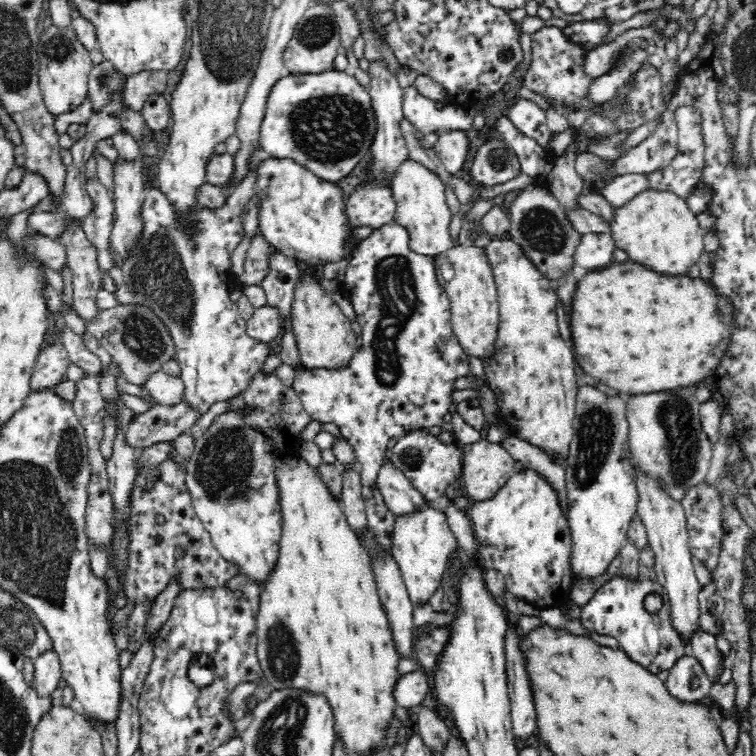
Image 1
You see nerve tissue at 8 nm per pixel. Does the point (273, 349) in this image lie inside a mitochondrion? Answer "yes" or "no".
no

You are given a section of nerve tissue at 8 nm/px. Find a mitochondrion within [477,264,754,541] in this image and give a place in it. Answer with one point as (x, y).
(673, 417)

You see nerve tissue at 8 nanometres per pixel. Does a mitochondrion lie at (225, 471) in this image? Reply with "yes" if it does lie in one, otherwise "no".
yes

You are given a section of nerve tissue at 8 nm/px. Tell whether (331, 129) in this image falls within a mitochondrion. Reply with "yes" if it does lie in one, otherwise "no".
yes

